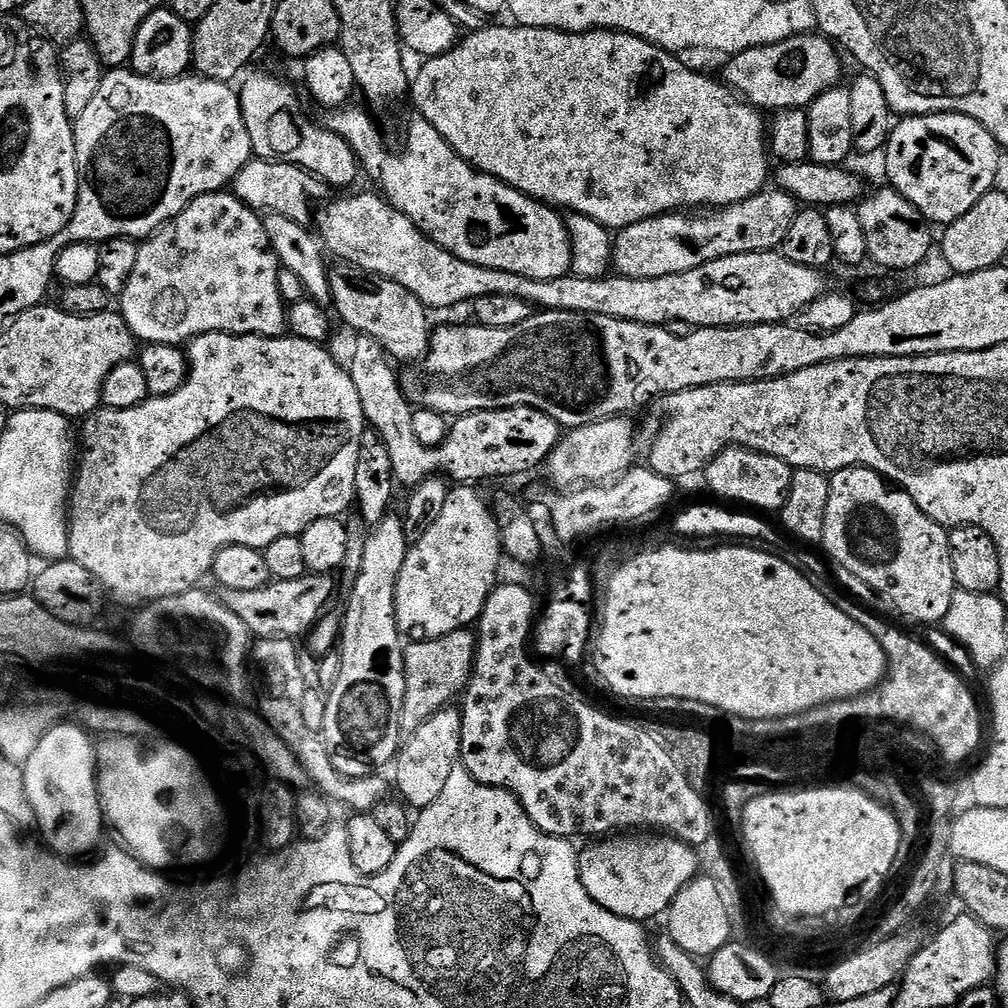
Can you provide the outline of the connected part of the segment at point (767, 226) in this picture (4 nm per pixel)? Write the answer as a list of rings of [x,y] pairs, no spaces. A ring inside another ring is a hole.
[[[765,190],[754,194],[750,198],[746,198],[737,204],[731,204],[729,208],[722,208],[719,210],[705,211],[705,216],[680,216],[684,214],[665,214],[662,216],[652,216],[649,220],[642,222],[634,222],[630,226],[619,229],[615,233],[614,243],[612,245],[612,268],[615,269],[619,275],[626,278],[666,278],[670,274],[686,274],[686,270],[694,270],[698,266],[706,266],[706,262],[714,262],[718,258],[726,258],[730,254],[750,254],[751,252],[775,252],[781,247],[786,238],[786,233],[790,231],[790,222],[794,222],[796,213],[798,211],[798,201],[796,201],[789,192],[782,192],[779,190]]]

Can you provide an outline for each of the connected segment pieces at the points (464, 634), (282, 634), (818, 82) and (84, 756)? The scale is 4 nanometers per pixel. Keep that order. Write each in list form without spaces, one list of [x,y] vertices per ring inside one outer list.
[[[468,630],[451,632],[445,636],[417,639],[417,644],[409,643],[404,649],[404,669],[406,670],[406,698],[402,706],[402,733],[411,734],[434,715],[439,708],[447,708],[452,700],[461,695],[468,687],[472,676],[472,667],[476,661],[476,636]]]
[[[305,574],[300,579],[271,581],[258,590],[223,589],[221,602],[259,639],[297,638],[307,635],[332,598],[334,584],[326,574]]]
[[[811,32],[791,36],[780,43],[735,53],[729,60],[723,79],[730,88],[761,110],[807,109],[813,101],[841,80],[842,64],[835,45],[822,34]]]
[[[61,722],[38,742],[38,750],[22,765],[26,798],[34,806],[36,828],[44,835],[43,843],[61,858],[91,857],[104,836],[104,828],[106,832],[96,785],[96,749],[93,737],[81,725]]]

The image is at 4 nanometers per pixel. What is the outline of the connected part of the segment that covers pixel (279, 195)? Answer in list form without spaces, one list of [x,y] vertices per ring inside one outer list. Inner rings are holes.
[[[251,159],[237,174],[234,181],[234,194],[248,208],[261,214],[272,213],[285,216],[294,222],[307,225],[313,219],[312,200],[325,199],[326,185],[323,180],[305,172],[293,164],[279,164],[276,160]]]

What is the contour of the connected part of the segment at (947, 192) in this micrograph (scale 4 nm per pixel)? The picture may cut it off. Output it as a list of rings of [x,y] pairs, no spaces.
[[[953,112],[903,117],[893,127],[892,136],[882,152],[884,172],[888,175],[887,183],[896,189],[899,196],[905,196],[925,220],[933,225],[940,224],[939,226],[950,225],[962,218],[962,214],[966,214],[966,210],[970,210],[970,206],[974,206],[978,198],[997,187],[1000,155],[1002,149],[990,134],[990,130],[986,130],[986,126],[982,126],[974,118]]]

